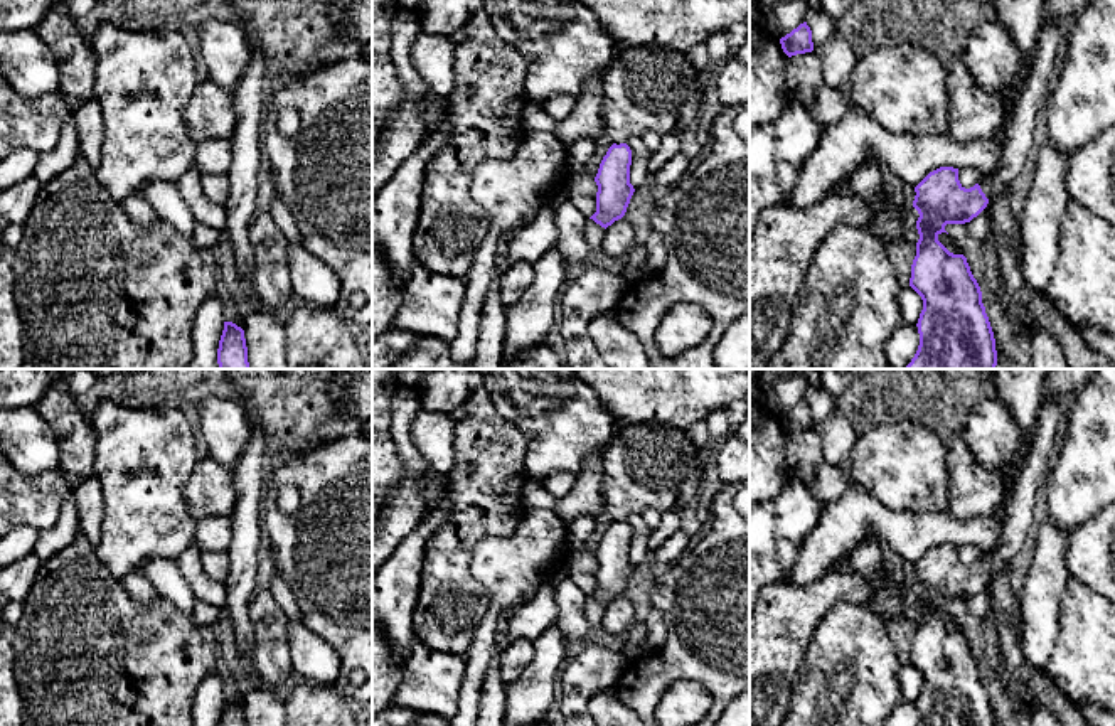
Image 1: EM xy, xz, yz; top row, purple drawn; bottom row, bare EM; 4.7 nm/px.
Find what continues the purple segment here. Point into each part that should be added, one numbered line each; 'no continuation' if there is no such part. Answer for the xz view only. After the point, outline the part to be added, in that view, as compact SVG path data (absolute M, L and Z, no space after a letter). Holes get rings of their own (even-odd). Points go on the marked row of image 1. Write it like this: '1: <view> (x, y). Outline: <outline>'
1: xz (593, 233). Outline: M588 219L586 227L584 227L584 241L588 243L590 249L601 249L605 238L605 227L596 224L593 219Z

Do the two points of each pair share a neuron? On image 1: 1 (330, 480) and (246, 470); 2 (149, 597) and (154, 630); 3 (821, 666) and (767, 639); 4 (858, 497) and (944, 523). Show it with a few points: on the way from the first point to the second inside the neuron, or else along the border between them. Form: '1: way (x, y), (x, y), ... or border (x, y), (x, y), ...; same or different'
1: border (266, 480), (261, 519); different
2: border (118, 580), (140, 603), (154, 603), (160, 597); different
3: border (819, 620), (790, 694); different
4: way (880, 519), (886, 526), (922, 526); same

